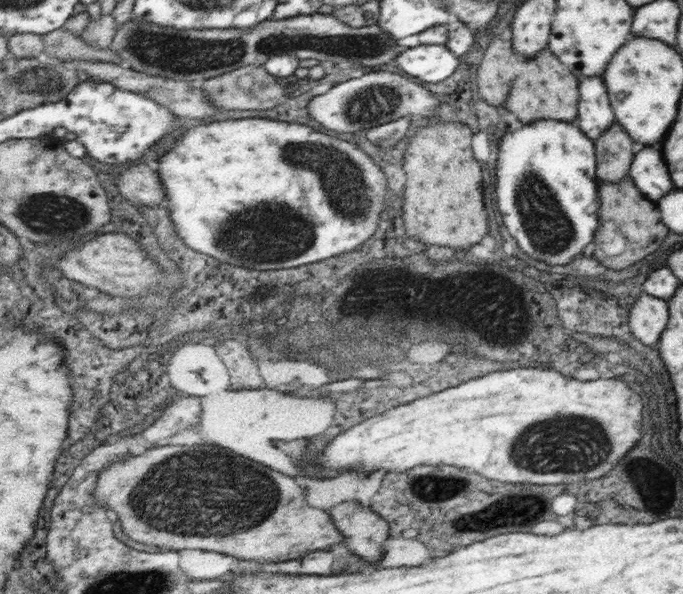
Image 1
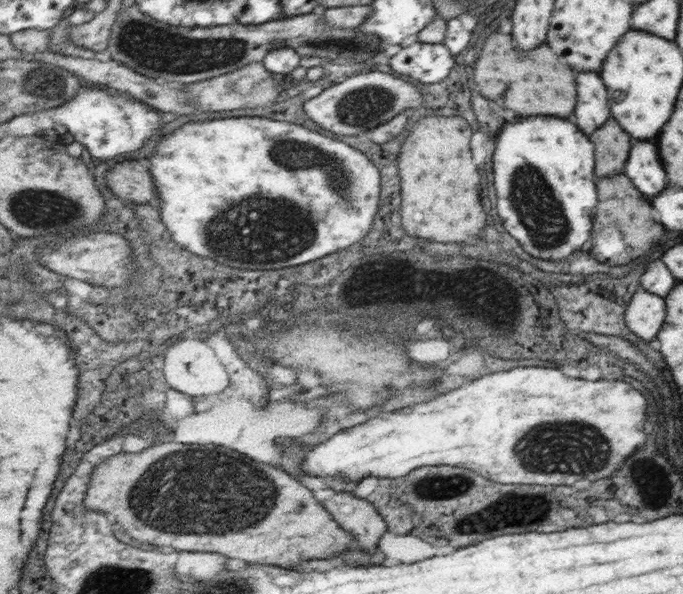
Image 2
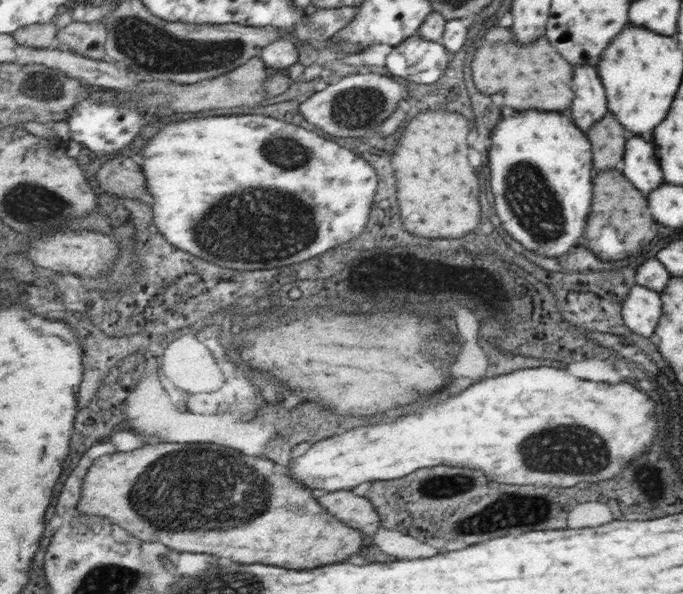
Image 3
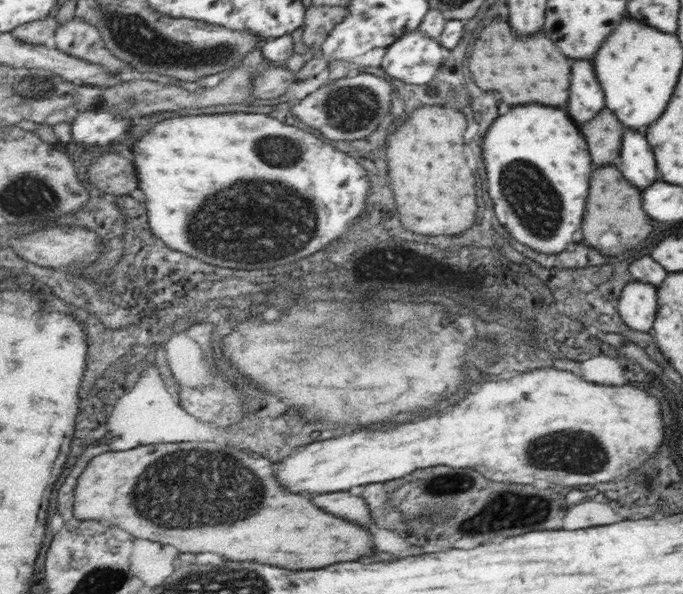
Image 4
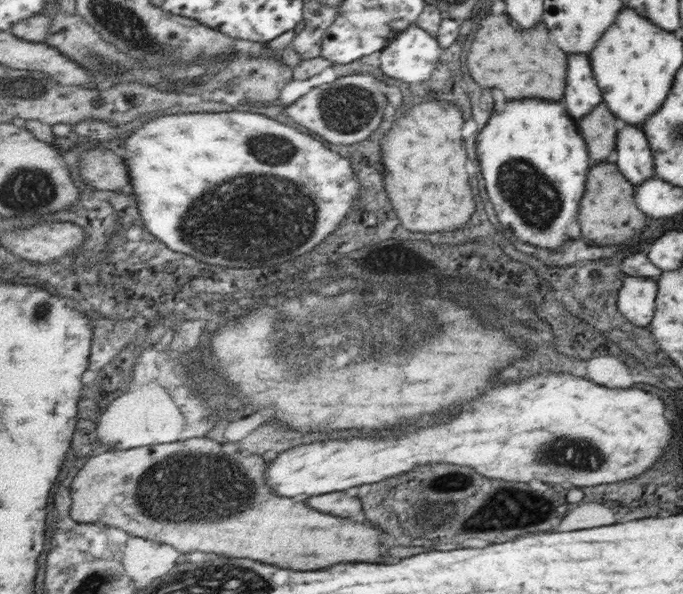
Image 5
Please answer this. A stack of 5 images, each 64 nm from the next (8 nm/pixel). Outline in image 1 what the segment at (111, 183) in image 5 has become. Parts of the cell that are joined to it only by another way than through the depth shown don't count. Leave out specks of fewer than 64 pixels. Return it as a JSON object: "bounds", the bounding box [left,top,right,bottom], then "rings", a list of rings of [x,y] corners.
{"bounds":[116,166,168,208],"rings":[[[128,166],[124,174],[120,174],[116,185],[120,187],[122,195],[136,203],[156,208],[168,200],[168,191],[162,181],[159,170],[150,166]]]}

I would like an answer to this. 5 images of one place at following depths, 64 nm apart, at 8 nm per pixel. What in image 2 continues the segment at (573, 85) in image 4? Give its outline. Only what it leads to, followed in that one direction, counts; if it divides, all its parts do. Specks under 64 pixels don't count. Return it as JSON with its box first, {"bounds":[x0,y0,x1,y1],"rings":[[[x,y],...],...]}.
{"bounds":[572,72,612,134],"rings":[[[578,72],[577,106],[572,116],[586,134],[593,134],[612,117],[609,91],[604,78],[596,72]]]}

